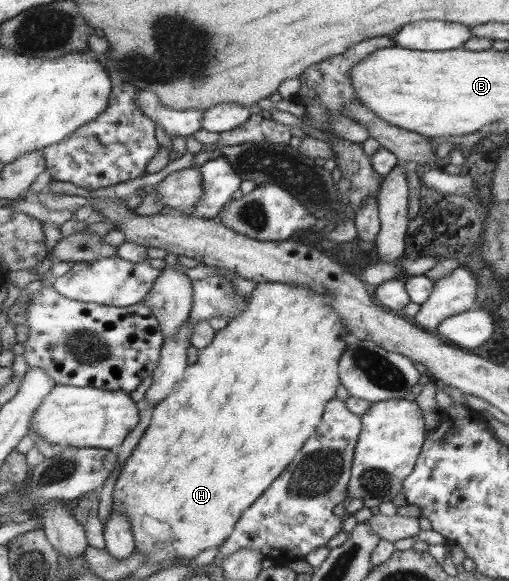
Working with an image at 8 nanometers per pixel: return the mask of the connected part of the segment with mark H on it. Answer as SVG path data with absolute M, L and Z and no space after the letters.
M258 283L246 298L246 307L230 319L220 330L213 333L208 346L197 351L194 364L187 365L183 377L176 380L172 391L154 406L152 416L147 428L140 436L130 456L124 461L122 469L116 478L112 490L111 511L120 511L120 515L127 517L134 533L135 549L144 555L146 565L156 565L174 559L192 559L200 551L209 549L222 543L230 537L235 523L242 517L244 510L248 509L268 489L268 486L279 477L290 465L292 458L302 449L304 442L314 434L322 421L323 411L328 402L335 397L336 385L339 383L339 359L347 347L347 327L340 319L340 315L328 303L324 291L307 289L306 287L292 287L288 283Z

